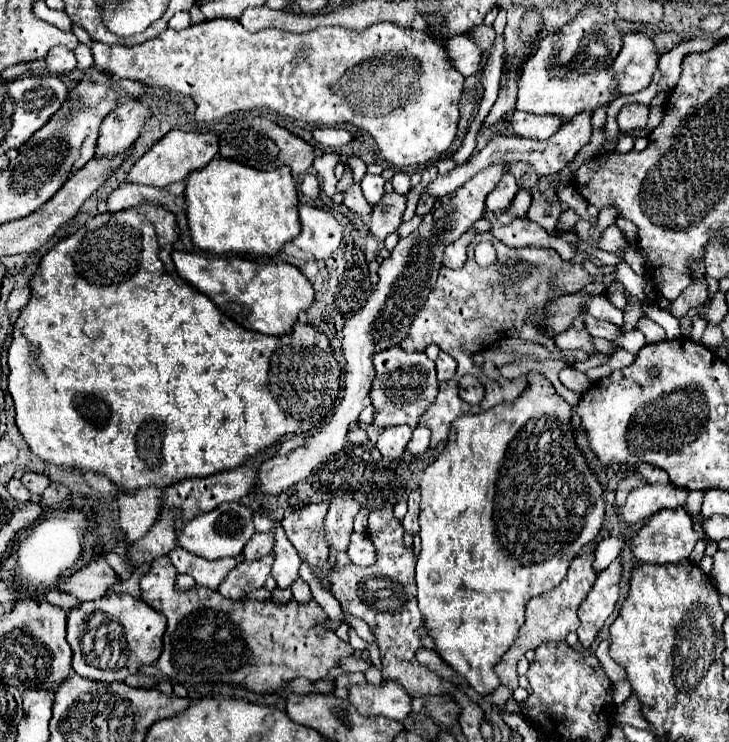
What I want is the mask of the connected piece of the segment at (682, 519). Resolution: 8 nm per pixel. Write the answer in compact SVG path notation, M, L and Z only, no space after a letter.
M685 508L677 510L661 510L645 522L645 526L637 532L637 536L631 542L631 552L635 560L641 562L651 562L651 564L675 564L681 560L687 560L693 546L699 540L705 540L705 530L695 530L693 518Z

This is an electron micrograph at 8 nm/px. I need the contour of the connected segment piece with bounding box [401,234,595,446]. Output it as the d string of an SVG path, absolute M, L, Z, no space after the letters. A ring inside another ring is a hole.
M477 234L473 242L467 248L467 264L459 270L449 270L441 268L439 270L439 280L433 288L433 292L427 296L425 306L419 310L419 314L413 318L413 324L409 328L409 334L405 340L401 340L403 350L425 350L429 344L437 344L443 352L451 354L457 360L457 372L453 378L461 378L465 374L473 374L481 378L485 386L485 398L481 400L479 406L469 406L459 398L457 384L443 382L439 388L439 394L435 398L435 404L425 412L421 418L421 426L427 426L431 430L431 446L437 446L447 440L451 422L461 416L461 414L477 414L481 410L489 410L501 402L513 400L519 392L523 392L525 386L525 376L515 378L515 380L505 380L499 378L499 382L491 382L489 378L483 376L479 366L473 366L471 356L489 344L497 342L507 334L505 330L515 330L519 326L519 320L533 320L529 318L529 310L539 310L549 304L549 300L557 298L559 294L571 294L571 292L581 292L587 284L595 282L595 278L579 264L573 262L563 262L559 254L553 248L511 248L501 244L501 240L493 238L491 234ZM483 238L491 240L495 250L497 250L497 260L489 268L479 268L475 258L473 258L473 248L479 244ZM557 276L557 288L549 286L549 278Z

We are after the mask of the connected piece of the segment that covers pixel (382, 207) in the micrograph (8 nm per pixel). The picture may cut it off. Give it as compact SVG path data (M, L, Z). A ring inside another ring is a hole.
M389 192L381 198L379 204L373 206L373 214L369 220L369 228L377 240L385 240L387 234L395 232L401 224L401 216L405 212L405 196L397 192Z

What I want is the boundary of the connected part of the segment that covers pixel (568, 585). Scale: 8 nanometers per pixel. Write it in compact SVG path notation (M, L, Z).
M593 552L589 554L579 554L571 566L569 566L569 572L567 576L563 578L563 582L559 586L555 586L553 590L533 598L527 602L527 608L525 608L525 622L523 626L519 628L519 638L513 642L513 646L509 646L507 654L503 660L499 660L499 664L495 666L495 674L499 676L501 684L509 686L509 688L517 688L519 682L517 682L517 660L519 656L523 656L527 650L531 648L537 648L539 644L543 642L559 642L559 640L565 640L565 636L569 632L575 632L577 630L577 608L579 604L587 598L591 586L595 584L595 570L593 570Z

